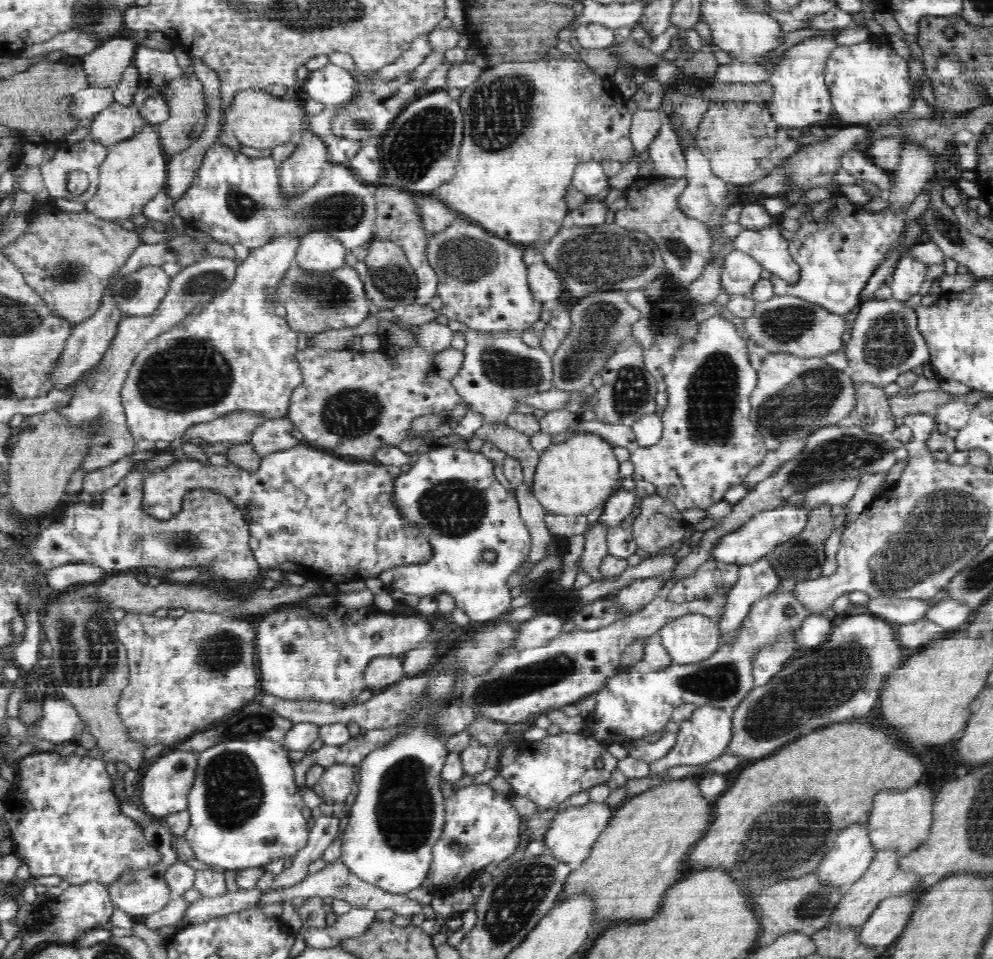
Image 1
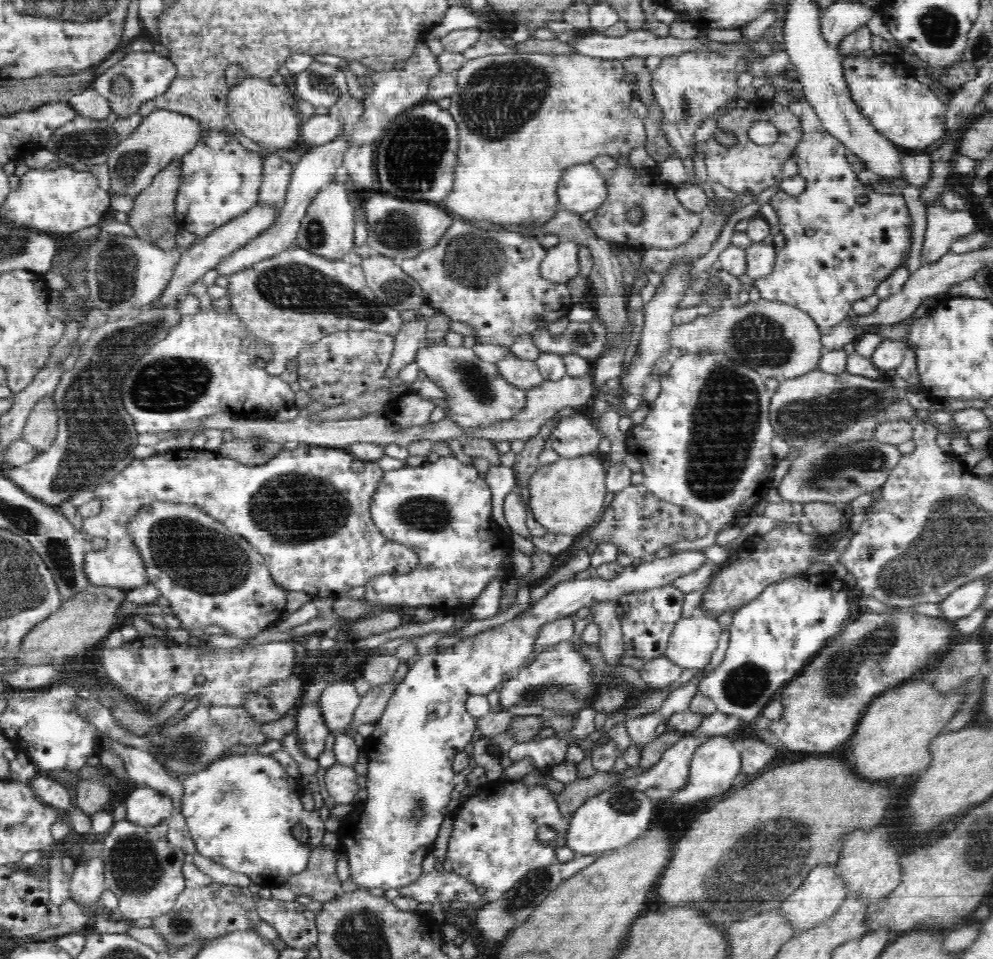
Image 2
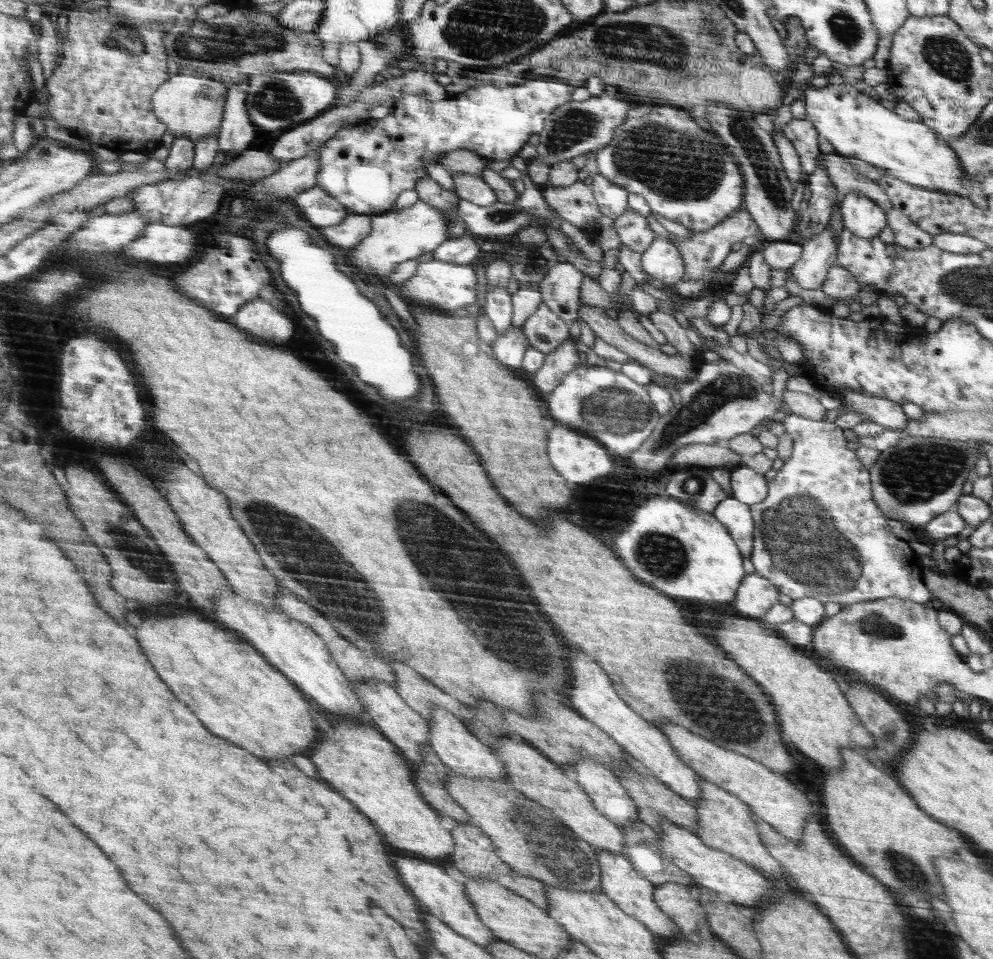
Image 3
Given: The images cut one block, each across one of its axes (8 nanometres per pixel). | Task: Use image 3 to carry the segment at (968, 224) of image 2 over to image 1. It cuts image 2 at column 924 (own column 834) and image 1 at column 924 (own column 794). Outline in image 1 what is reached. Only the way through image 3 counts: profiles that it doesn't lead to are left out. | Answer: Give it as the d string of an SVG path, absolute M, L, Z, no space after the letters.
M904 255L889 279L893 297L905 302L918 294L928 276L928 267L913 256Z

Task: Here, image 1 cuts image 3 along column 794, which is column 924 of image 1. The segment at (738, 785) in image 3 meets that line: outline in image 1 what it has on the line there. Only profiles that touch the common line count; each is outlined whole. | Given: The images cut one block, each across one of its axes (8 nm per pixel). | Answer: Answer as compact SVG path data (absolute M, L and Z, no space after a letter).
M924 786L907 787L906 790L882 790L874 797L873 808L869 812L867 826L873 849L884 850L893 847L899 856L906 856L920 846L928 836L933 821L935 798Z

